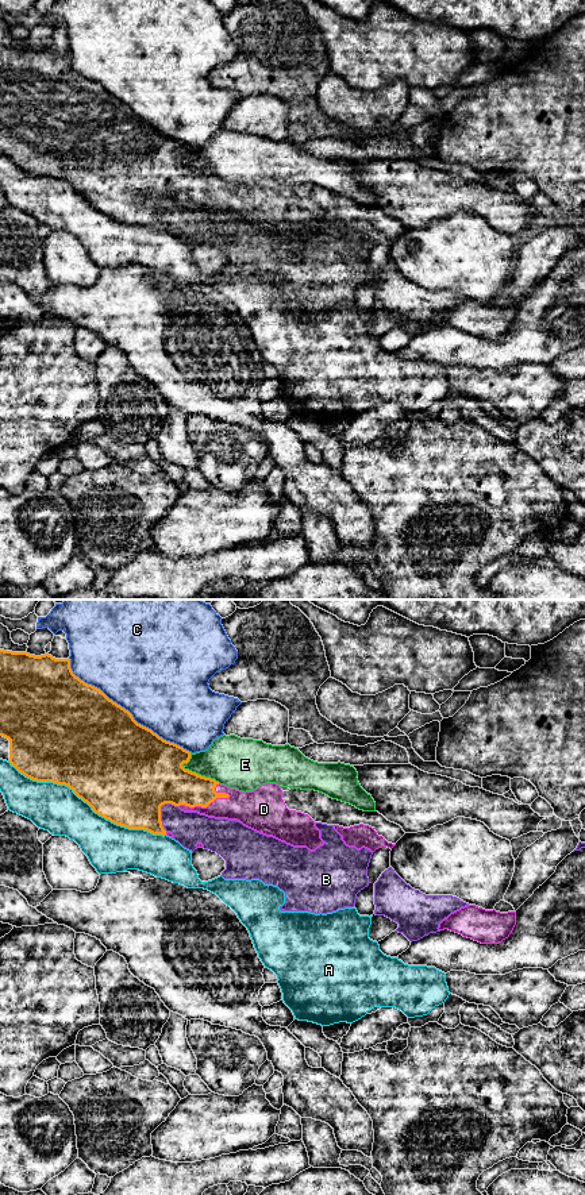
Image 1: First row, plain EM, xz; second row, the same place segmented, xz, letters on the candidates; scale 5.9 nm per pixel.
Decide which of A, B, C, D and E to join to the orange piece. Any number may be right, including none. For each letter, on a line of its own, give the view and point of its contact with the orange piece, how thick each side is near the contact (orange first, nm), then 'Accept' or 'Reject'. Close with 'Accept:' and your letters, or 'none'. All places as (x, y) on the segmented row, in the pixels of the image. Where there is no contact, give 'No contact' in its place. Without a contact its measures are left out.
A: Touches orange at xz (87, 802). Thickness 500 nm (orange) against 280 nm. Reject
B: Touches orange at xz (160, 814). Thickness 460 nm (orange) against 200 nm. Reject
C: Touches orange at xz (123, 708). Thickness 500 nm (orange) against 500 nm. Reject
D: Touches orange at xz (204, 806). Thickness 240 nm (orange) against 180 nm. Accept
E: Touches orange at xz (193, 773). Thickness 380 nm (orange) against 300 nm. Reject
Accept: D

